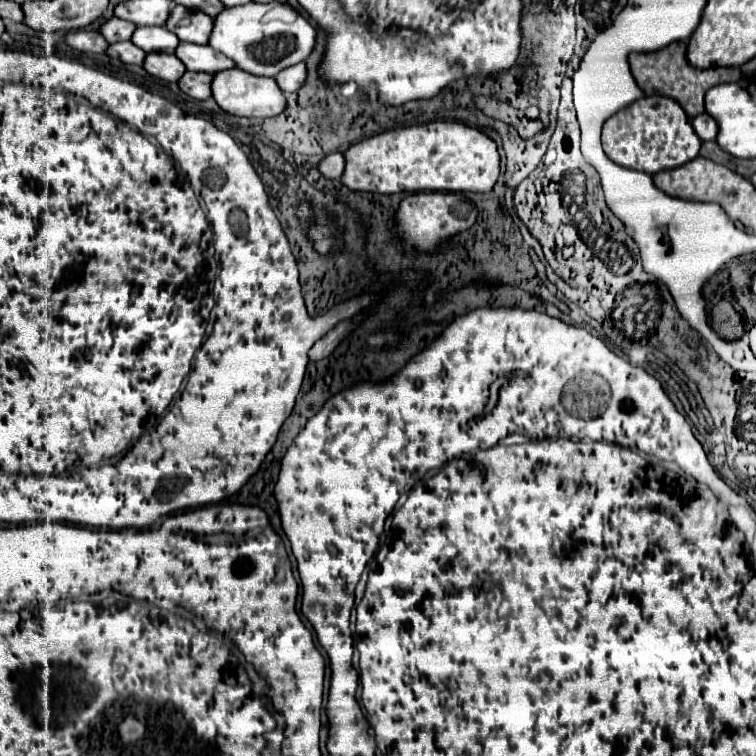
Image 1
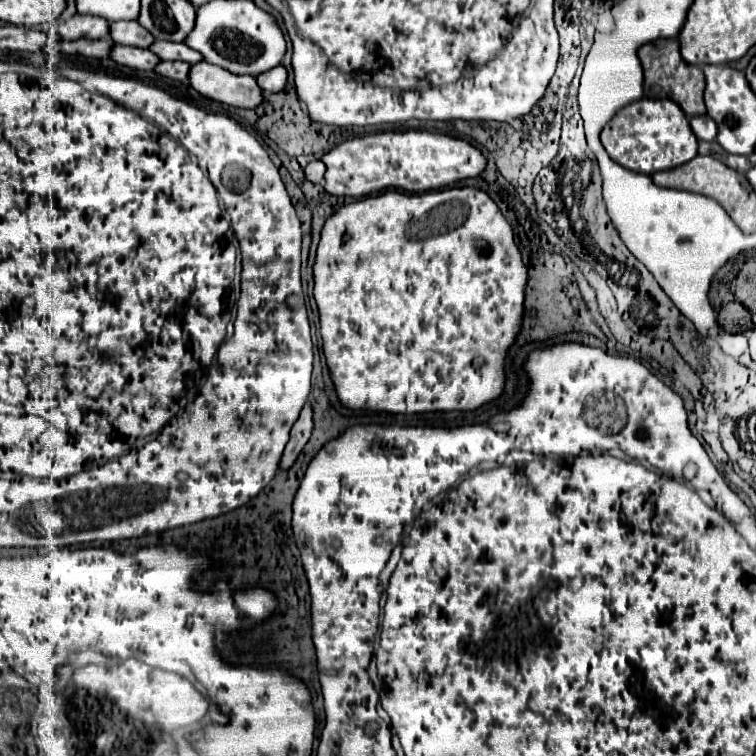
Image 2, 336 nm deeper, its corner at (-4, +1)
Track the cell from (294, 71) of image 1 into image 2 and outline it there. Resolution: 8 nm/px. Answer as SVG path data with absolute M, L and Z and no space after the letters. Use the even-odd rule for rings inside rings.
M277 65L275 69L269 69L267 73L261 73L257 77L257 85L267 93L283 91L285 83L287 83L287 71L285 71L283 65Z

